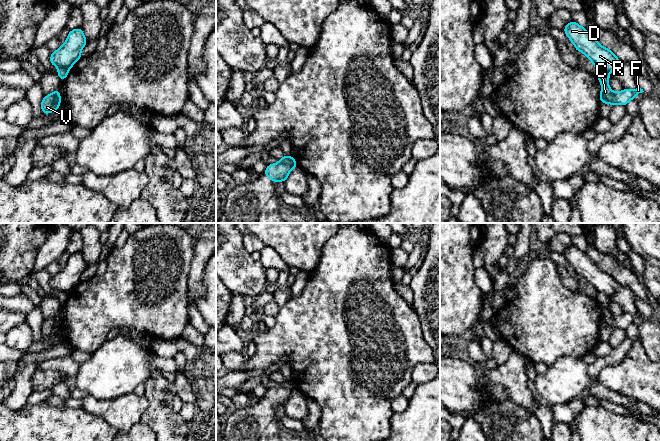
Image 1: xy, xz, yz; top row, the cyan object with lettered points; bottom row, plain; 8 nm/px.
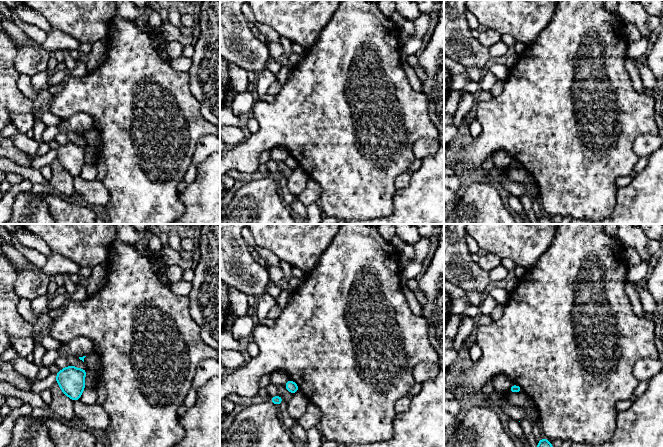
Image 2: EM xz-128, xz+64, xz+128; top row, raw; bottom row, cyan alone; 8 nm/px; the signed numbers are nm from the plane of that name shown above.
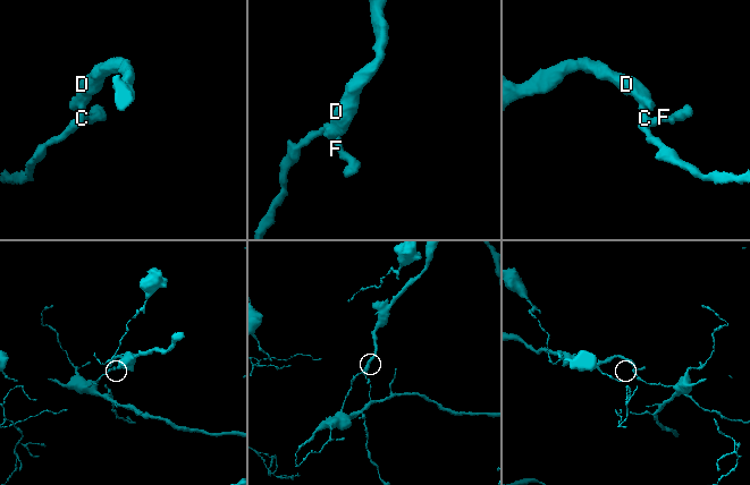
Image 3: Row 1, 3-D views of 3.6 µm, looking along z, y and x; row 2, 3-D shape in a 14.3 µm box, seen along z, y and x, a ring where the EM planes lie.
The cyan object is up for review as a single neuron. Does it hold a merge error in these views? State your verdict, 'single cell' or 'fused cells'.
fused cells

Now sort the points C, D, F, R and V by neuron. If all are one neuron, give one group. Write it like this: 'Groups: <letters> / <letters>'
Groups: C F V / D R

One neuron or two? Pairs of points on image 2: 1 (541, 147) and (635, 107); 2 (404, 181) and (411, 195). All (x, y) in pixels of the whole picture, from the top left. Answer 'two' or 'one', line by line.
1: one
2: two

